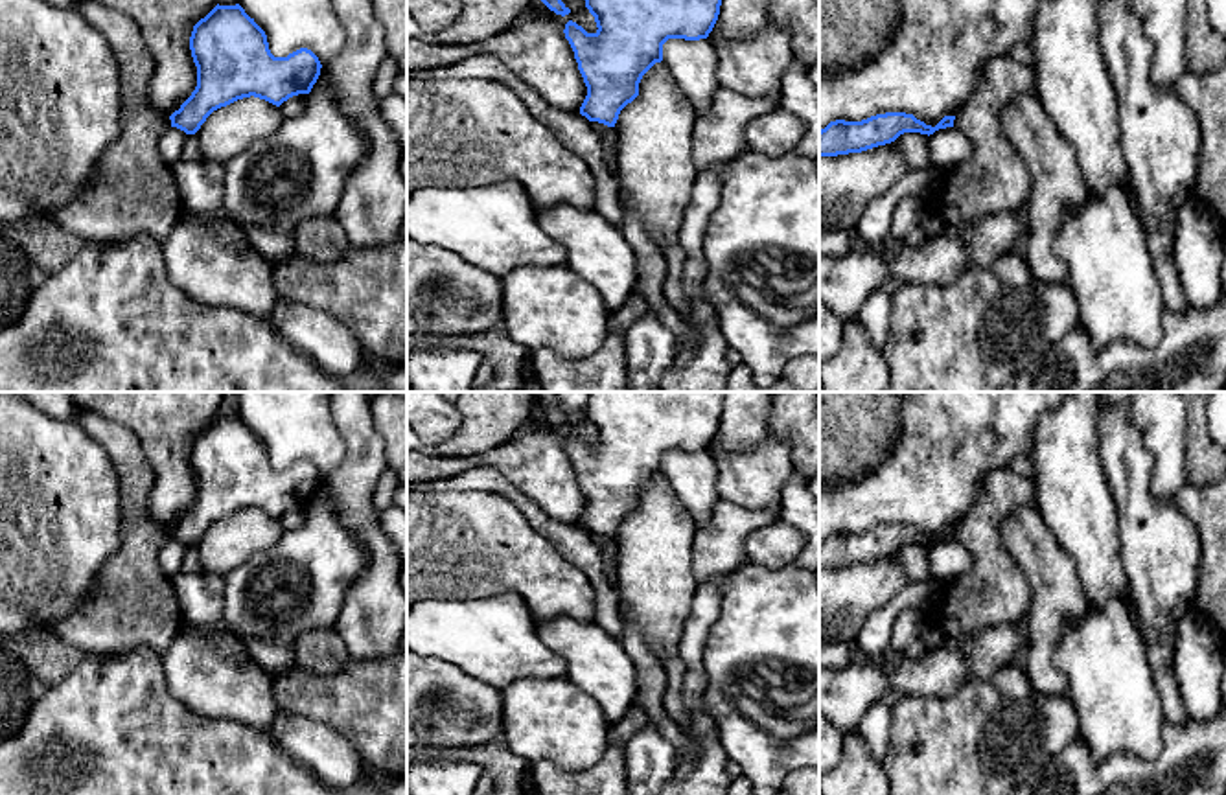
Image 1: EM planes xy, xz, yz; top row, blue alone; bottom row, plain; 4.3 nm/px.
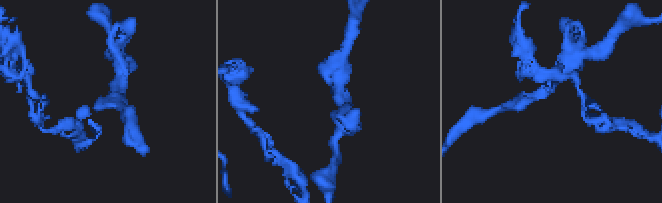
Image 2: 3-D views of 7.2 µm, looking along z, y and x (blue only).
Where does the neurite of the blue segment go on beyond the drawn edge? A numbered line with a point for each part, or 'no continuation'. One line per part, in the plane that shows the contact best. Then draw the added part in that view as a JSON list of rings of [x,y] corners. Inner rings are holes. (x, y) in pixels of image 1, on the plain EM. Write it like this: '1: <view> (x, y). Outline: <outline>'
no continuation

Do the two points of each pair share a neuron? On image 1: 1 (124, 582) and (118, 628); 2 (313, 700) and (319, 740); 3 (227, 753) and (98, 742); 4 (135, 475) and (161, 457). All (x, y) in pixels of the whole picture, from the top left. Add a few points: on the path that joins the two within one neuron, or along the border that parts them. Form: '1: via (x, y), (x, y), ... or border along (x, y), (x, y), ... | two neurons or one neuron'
1: via (124, 593), (124, 613), (120, 617) | one neuron
2: border along (280, 709), (323, 722), (350, 742) | two neurons
3: via (196, 753), (129, 753) | one neuron
4: border along (127, 427), (138, 440), (151, 470), (148, 506) | two neurons

